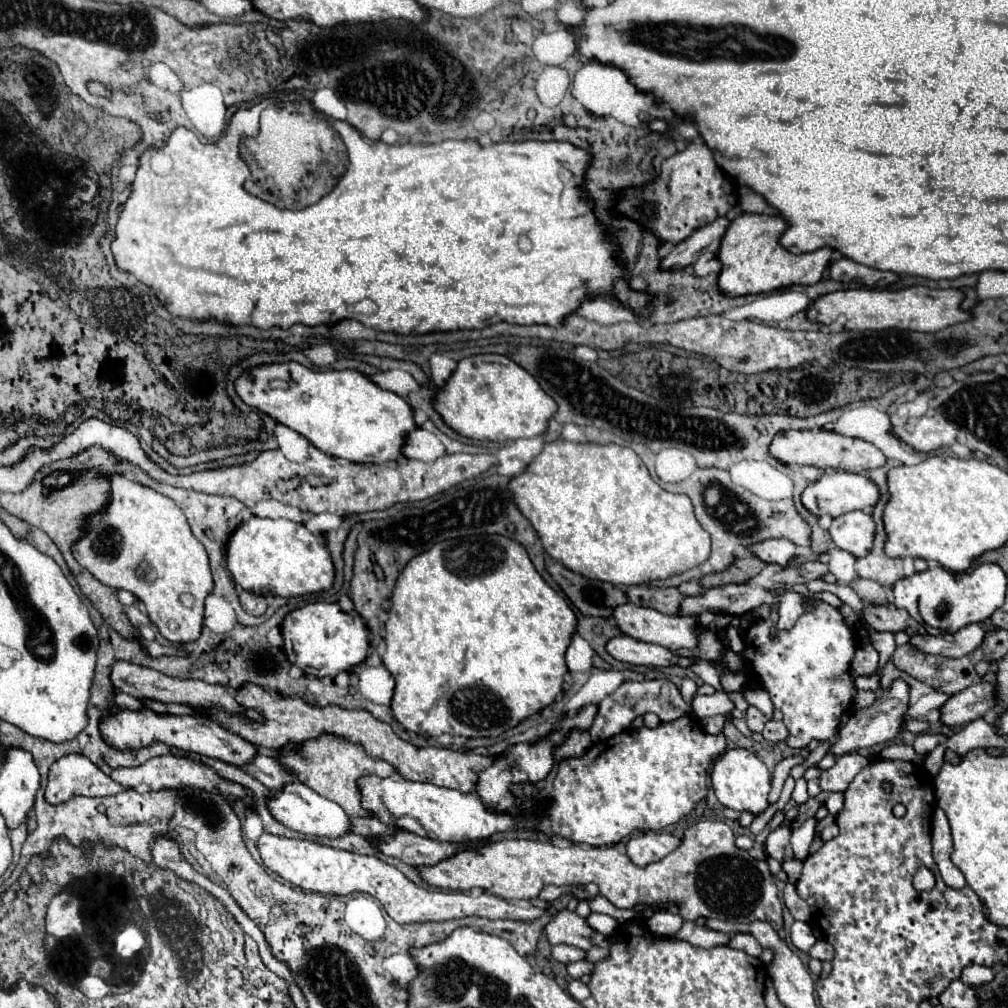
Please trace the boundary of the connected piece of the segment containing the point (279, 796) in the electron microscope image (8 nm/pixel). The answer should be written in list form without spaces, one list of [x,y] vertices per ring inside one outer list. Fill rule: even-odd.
[[[302,782],[286,784],[282,792],[272,794],[268,808],[278,822],[282,822],[290,830],[296,830],[296,832],[302,832],[302,834],[320,836],[320,838],[340,838],[340,836],[344,836],[352,830],[348,814],[336,802],[320,796],[318,792],[314,792],[312,788],[308,788]]]

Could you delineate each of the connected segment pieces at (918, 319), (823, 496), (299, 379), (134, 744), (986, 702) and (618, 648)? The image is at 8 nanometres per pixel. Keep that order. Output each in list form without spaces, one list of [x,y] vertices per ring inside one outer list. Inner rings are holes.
[[[912,286],[906,290],[868,290],[868,288],[858,288],[858,290],[840,290],[832,292],[826,296],[820,296],[814,300],[814,304],[808,308],[808,318],[820,324],[830,324],[838,316],[846,316],[846,328],[848,330],[888,330],[888,328],[898,328],[898,330],[916,330],[916,332],[938,332],[948,326],[966,322],[972,318],[970,310],[962,310],[960,304],[964,300],[964,292],[960,290],[932,290],[926,286]]]
[[[836,470],[834,474],[822,476],[818,482],[810,484],[802,494],[804,506],[810,512],[814,512],[816,516],[824,516],[824,514],[842,516],[852,510],[872,510],[878,500],[880,500],[880,490],[868,476],[852,474],[852,472],[844,472],[844,470]]]
[[[298,362],[268,364],[240,376],[236,392],[248,406],[300,432],[322,452],[360,464],[382,464],[402,458],[406,436],[418,428],[412,406],[398,394],[374,384],[360,370],[312,370]],[[272,380],[286,380],[290,388],[274,390],[270,388]]]
[[[120,710],[118,714],[112,714],[108,718],[104,718],[100,722],[100,732],[104,736],[104,740],[118,748],[118,750],[126,750],[126,748],[142,748],[148,746],[154,740],[160,740],[168,746],[180,748],[180,750],[190,750],[190,752],[198,752],[202,756],[208,758],[218,758],[224,760],[228,764],[234,766],[244,766],[250,764],[258,752],[258,748],[244,740],[242,736],[228,732],[226,728],[222,728],[220,724],[216,724],[210,718],[196,718],[196,716],[172,716],[172,714],[156,714],[152,710],[140,710],[140,712],[132,712],[132,710]]]
[[[978,682],[966,690],[954,694],[942,706],[942,722],[946,726],[964,726],[976,718],[982,718],[996,706],[996,688],[990,682]]]
[[[616,636],[608,642],[608,652],[628,664],[650,664],[650,666],[680,666],[680,668],[690,668],[694,664],[694,658],[680,656],[676,652],[670,652],[664,646],[658,644],[648,644],[634,640],[630,636]]]

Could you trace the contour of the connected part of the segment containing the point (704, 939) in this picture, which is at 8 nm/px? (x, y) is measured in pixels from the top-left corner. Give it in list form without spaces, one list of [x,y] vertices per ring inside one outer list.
[[[698,918],[696,922],[684,922],[684,926],[674,934],[674,940],[684,940],[698,948],[714,948],[714,946],[728,944],[730,936],[722,934],[722,932],[708,930],[704,926],[704,918]]]

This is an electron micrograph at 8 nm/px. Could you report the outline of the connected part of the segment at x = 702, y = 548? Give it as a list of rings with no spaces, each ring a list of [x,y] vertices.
[[[556,440],[544,446],[544,450],[530,462],[530,466],[526,468],[524,474],[512,478],[510,482],[510,490],[514,494],[516,506],[520,508],[520,512],[532,522],[534,530],[538,532],[546,552],[558,560],[560,564],[564,564],[568,570],[572,572],[580,572],[582,576],[588,576],[590,580],[602,580],[602,582],[610,582],[616,586],[634,586],[634,584],[648,584],[654,580],[664,580],[668,576],[676,576],[680,572],[692,570],[694,566],[700,566],[708,560],[710,556],[710,536],[708,532],[702,528],[702,524],[696,520],[694,516],[694,508],[692,502],[686,494],[670,494],[664,488],[660,488],[648,468],[644,466],[644,462],[638,458],[638,454],[632,448],[624,448],[624,446],[616,446],[616,444],[576,444],[576,442],[568,442],[568,440]]]

